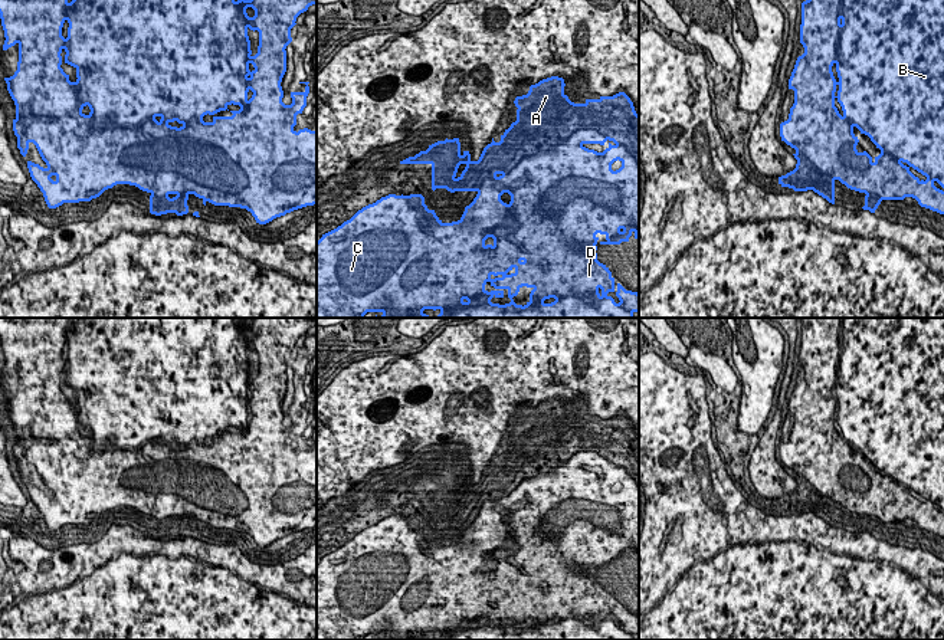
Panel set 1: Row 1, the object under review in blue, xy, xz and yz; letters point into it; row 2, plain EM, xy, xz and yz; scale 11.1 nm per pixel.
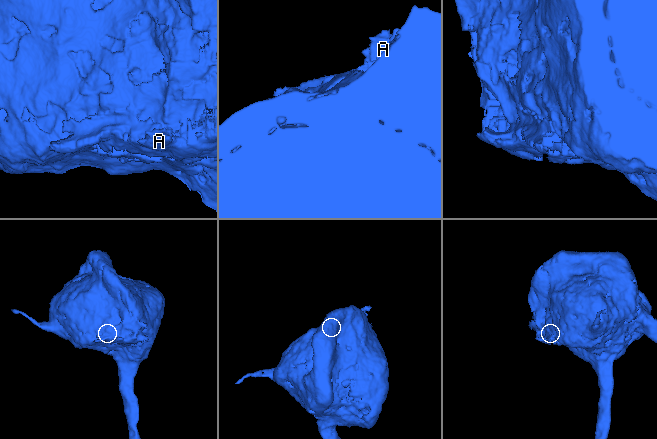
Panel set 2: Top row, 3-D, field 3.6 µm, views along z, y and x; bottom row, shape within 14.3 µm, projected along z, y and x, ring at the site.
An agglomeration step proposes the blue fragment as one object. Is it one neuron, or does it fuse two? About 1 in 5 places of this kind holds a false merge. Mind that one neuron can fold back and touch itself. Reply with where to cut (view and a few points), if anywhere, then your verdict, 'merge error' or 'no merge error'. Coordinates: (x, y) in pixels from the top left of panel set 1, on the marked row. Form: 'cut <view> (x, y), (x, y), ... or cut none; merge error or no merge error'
cut none; no merge error

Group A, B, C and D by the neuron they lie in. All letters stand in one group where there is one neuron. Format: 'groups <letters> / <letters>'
groups A B C D

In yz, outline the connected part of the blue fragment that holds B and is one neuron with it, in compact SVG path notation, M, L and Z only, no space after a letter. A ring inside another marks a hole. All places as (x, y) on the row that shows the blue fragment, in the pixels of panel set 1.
M806 0L802 3L800 43L804 53L797 58L789 79L794 104L789 119L780 124L781 141L796 150L793 155L797 164L793 171L779 177L779 184L794 191L813 190L835 204L835 181L839 180L848 188L866 194L862 209L871 213L875 213L882 200L912 197L921 207L944 214L944 0ZM855 127L881 150L878 157L856 150L859 140L853 134Z

